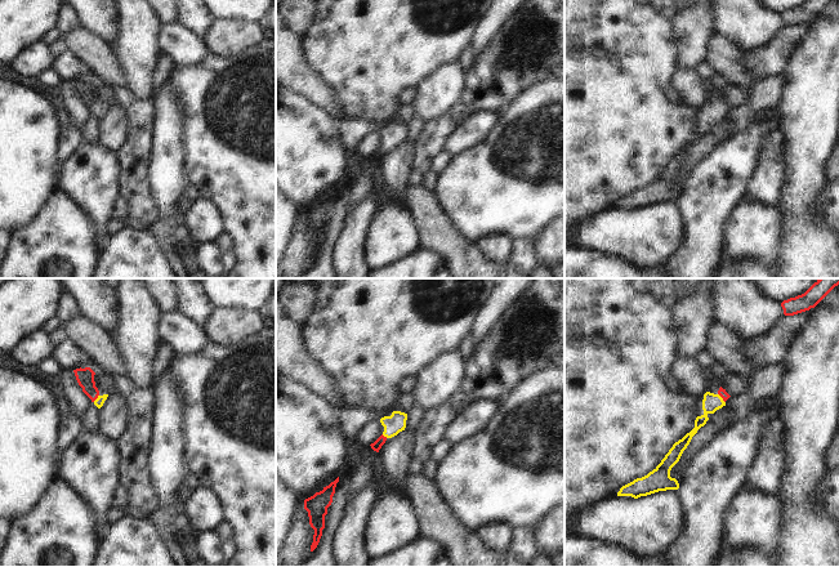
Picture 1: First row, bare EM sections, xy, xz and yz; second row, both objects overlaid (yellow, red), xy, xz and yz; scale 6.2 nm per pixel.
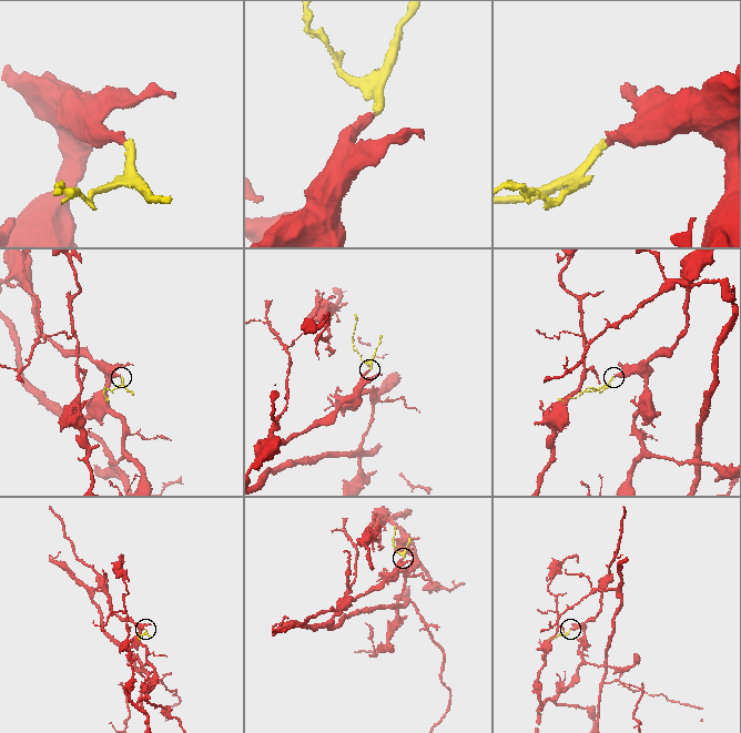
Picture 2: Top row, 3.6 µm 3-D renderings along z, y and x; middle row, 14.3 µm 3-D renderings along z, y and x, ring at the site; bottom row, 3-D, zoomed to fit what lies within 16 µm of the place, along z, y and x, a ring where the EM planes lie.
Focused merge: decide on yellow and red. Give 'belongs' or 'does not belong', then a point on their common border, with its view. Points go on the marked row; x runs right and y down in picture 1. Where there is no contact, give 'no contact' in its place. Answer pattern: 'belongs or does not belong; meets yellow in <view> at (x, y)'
belongs; meets yellow in yz at (722, 398)

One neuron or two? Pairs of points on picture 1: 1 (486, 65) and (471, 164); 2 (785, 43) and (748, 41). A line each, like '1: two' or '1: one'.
1: two
2: two

